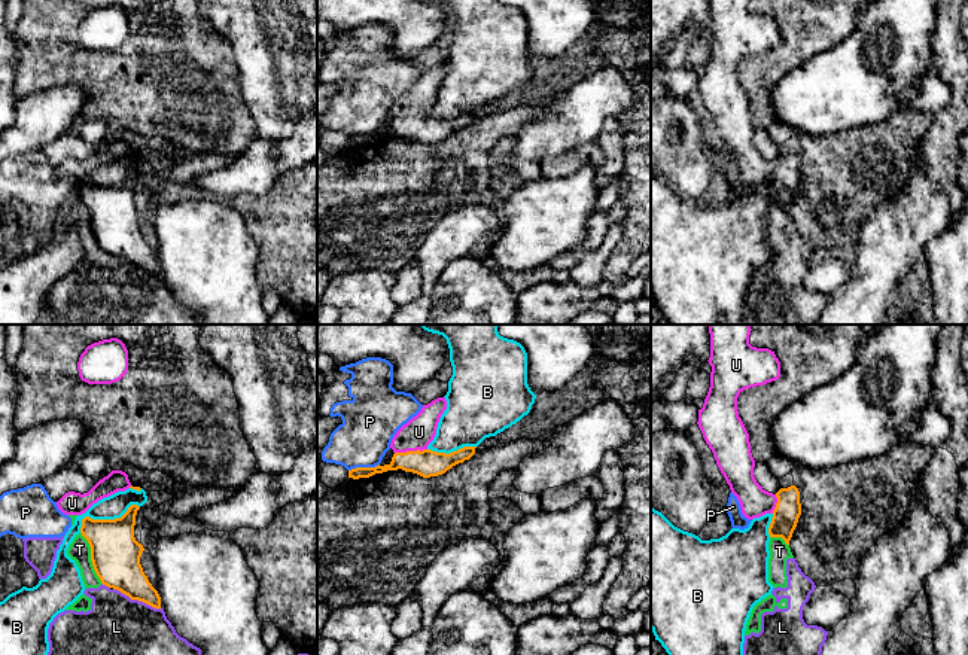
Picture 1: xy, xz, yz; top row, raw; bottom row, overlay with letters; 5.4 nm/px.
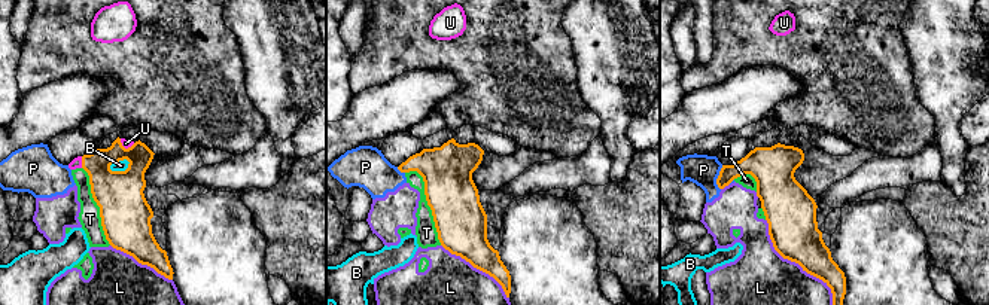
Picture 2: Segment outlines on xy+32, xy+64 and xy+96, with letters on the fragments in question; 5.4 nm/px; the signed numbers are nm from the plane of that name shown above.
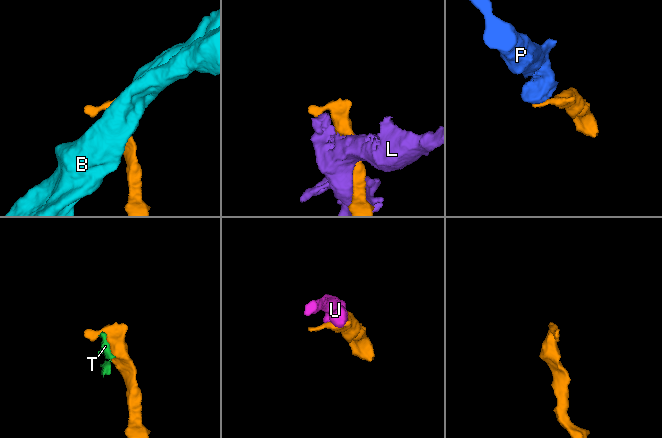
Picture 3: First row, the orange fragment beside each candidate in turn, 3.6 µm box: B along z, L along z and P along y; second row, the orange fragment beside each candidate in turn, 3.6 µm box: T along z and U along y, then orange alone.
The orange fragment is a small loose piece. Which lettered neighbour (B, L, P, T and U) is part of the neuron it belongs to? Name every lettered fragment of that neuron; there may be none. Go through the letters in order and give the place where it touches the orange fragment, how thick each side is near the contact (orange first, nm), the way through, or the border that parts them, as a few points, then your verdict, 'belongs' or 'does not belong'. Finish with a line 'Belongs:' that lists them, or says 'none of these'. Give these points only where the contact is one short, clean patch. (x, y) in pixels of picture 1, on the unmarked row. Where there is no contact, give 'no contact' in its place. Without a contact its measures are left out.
B: xy (104, 186) | 260/130 nm | does not belong
L: xy (137, 265) | 260/480 nm | does not belong
P: xz (364, 134) | 110/300 nm | along xz (379, 130), (374, 133), (356, 133), (349, 137) | does not belong
T: xy (91, 224) | 260/120 nm | does not belong
U: xz (410, 118) | 150/170 nm | across xz (426, 130), (410, 118), (410, 109), (419, 98) | belongs
Belongs: U

